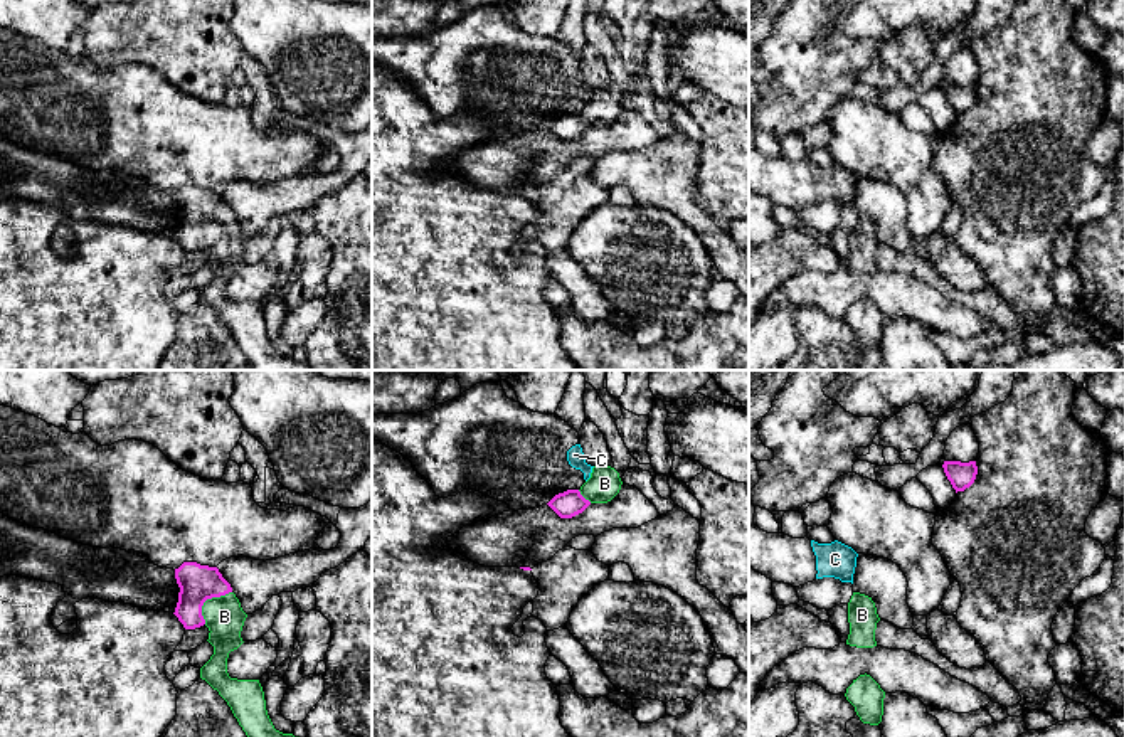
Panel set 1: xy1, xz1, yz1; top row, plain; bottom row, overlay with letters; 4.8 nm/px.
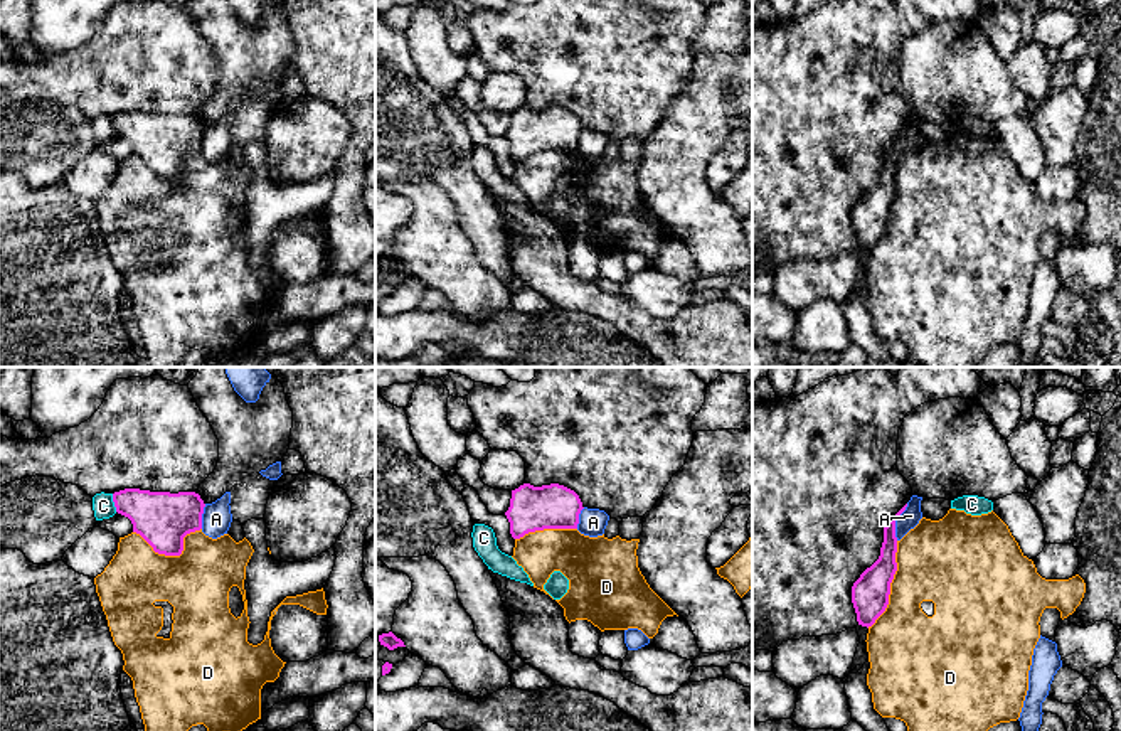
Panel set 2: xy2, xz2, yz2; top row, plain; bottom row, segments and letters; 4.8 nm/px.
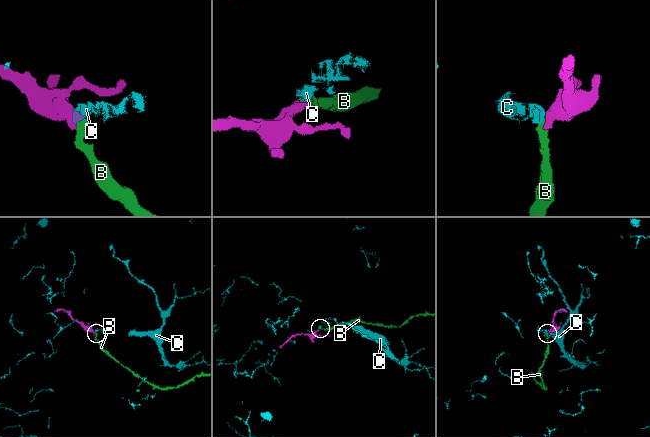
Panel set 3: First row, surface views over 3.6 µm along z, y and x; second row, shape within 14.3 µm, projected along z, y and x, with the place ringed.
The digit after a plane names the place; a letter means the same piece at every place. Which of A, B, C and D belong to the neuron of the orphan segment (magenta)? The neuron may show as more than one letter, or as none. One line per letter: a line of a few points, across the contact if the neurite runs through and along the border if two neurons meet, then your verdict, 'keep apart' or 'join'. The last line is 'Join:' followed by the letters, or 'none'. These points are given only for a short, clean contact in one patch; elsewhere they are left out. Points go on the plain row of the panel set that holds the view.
A: line yz2 (908, 127), (896, 144), (896, 162); keep apart
B: line xy1 (197, 206), (207, 221), (224, 239); join
C: keep apart
D: keep apart
Join: B

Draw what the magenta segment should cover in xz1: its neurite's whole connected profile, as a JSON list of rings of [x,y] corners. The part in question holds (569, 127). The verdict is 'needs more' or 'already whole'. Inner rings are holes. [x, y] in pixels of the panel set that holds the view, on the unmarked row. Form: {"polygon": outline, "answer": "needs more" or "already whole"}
{"polygon": [[[594,89],[591,101],[579,113],[555,118],[547,128],[560,140],[572,141],[591,126],[607,126],[621,113],[619,96],[611,89]]], "answer": "needs more"}

